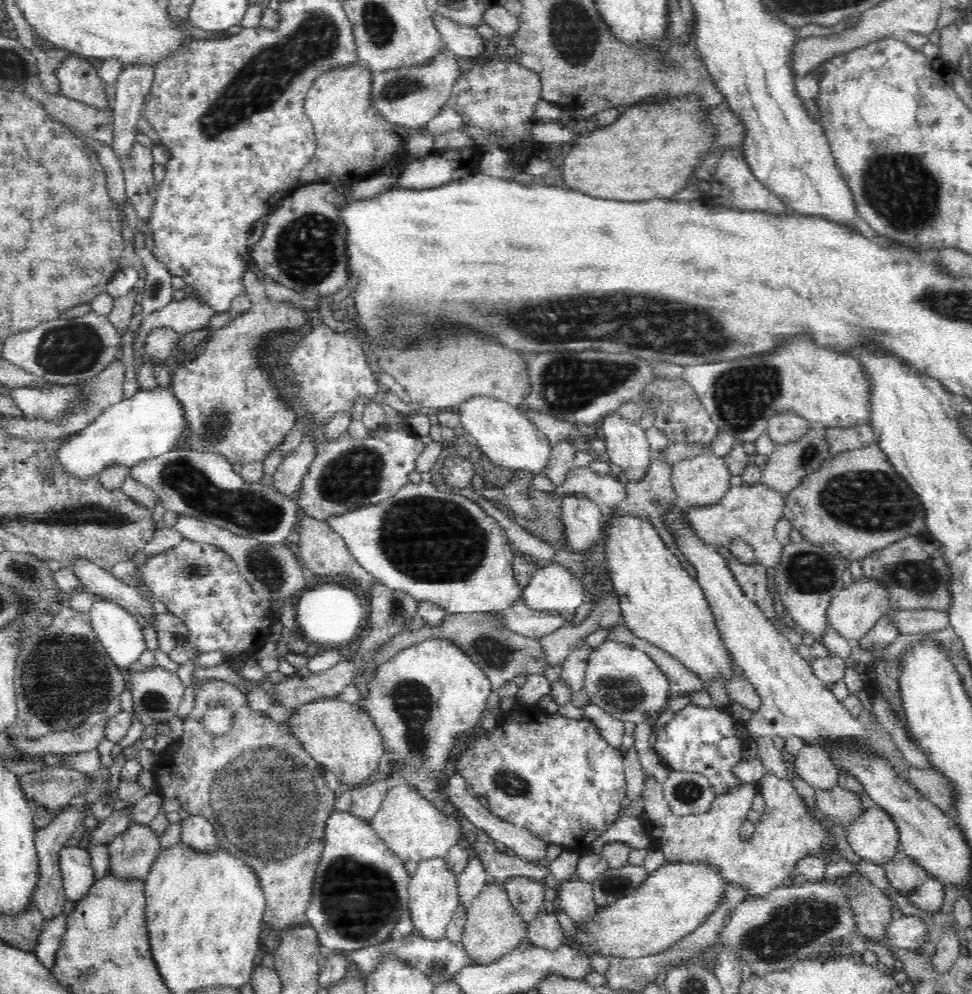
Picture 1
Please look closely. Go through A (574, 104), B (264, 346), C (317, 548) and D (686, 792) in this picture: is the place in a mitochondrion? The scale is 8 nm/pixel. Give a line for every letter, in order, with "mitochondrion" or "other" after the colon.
A: other
B: other
C: other
D: mitochondrion

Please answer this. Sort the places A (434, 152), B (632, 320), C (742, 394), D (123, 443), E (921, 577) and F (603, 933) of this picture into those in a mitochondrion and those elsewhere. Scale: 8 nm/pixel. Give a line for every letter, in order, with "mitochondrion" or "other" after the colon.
A: other
B: mitochondrion
C: mitochondrion
D: other
E: mitochondrion
F: other

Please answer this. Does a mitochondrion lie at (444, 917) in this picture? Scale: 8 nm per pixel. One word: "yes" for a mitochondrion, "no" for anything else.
no

